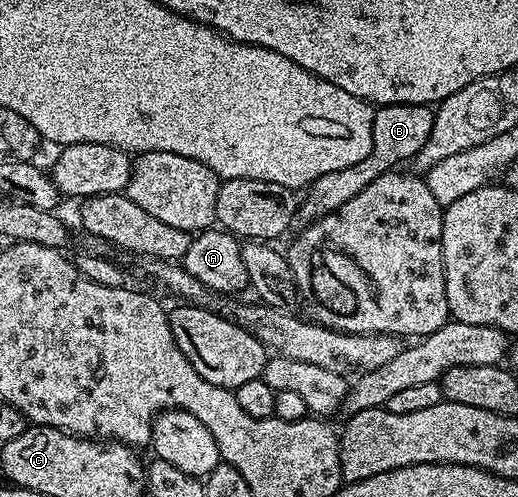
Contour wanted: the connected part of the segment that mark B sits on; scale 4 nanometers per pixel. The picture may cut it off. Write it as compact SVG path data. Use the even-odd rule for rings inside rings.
M393 104L392 106L380 106L375 110L375 119L371 129L371 155L365 161L359 161L349 168L337 169L335 172L327 172L324 176L311 182L302 197L299 214L312 222L326 214L331 214L341 205L348 203L353 196L361 192L377 176L388 173L398 162L414 159L417 152L429 140L429 132L433 132L433 120L435 111L430 105L418 106L417 104Z

